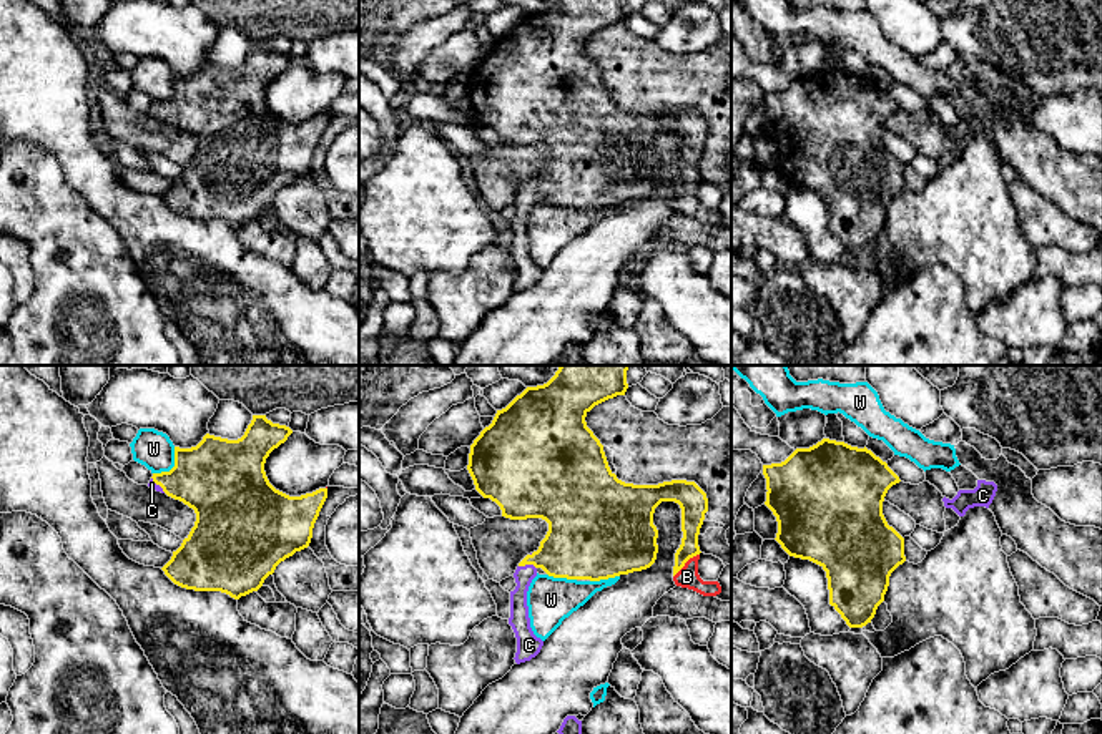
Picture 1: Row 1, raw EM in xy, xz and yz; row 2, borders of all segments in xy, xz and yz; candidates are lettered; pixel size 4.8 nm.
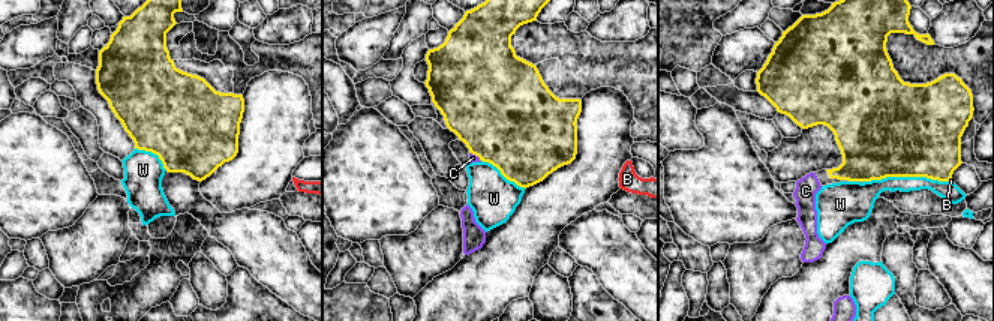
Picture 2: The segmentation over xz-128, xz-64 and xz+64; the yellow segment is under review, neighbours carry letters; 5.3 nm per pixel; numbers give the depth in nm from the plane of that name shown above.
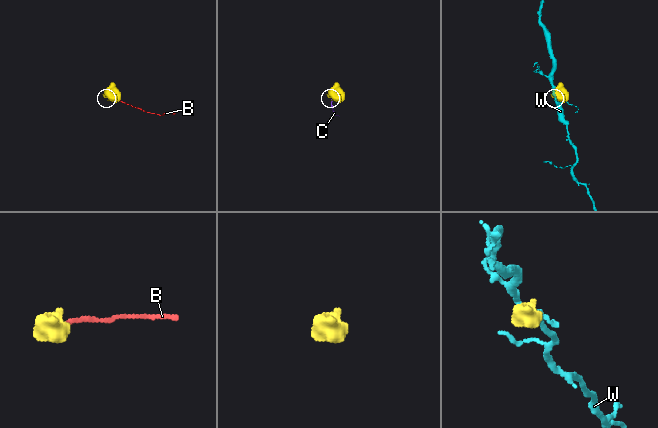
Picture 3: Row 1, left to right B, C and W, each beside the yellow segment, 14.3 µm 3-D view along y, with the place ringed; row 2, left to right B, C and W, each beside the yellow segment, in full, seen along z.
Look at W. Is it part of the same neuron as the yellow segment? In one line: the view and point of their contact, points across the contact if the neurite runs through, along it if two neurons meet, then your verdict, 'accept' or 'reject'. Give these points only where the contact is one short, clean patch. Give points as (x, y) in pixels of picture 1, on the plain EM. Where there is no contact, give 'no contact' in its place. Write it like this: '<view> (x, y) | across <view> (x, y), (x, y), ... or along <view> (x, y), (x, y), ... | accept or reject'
xy (173, 95) | reject

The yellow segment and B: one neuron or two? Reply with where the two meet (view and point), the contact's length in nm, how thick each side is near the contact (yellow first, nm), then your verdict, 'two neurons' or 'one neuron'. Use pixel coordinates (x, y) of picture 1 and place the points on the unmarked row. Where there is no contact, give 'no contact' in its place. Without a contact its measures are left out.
meets yellow in xz at (685, 190); contact 170 nm long; 220 nm thick on the yellow side, 100 nm on the other; one neuron

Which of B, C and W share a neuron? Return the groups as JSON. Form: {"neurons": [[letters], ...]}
{"neurons": [["B", "C"], ["W"]]}

